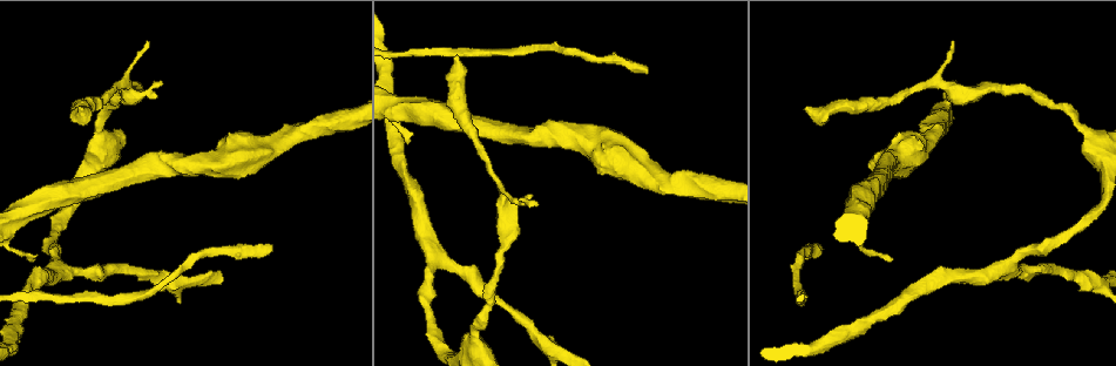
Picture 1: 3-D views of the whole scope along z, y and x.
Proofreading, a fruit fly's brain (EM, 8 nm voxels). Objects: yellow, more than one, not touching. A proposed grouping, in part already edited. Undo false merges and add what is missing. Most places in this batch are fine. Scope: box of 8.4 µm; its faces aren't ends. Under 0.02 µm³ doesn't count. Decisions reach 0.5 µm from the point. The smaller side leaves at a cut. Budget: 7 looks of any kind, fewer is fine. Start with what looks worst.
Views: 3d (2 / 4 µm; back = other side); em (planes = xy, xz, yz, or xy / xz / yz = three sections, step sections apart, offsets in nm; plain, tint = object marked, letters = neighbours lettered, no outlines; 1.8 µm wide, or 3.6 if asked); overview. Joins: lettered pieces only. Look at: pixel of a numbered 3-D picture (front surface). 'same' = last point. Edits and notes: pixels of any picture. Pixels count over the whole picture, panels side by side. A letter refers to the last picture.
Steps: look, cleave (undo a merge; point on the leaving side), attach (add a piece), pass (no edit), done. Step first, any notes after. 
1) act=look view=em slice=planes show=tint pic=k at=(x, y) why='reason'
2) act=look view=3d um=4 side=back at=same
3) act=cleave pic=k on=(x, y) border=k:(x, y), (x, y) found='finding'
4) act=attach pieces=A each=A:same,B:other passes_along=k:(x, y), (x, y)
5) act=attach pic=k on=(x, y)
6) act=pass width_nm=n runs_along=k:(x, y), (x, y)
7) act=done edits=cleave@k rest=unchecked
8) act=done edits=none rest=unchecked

act=look view=em slice=planes show=letters pic=1 at=(645, 73) why='branch stops here'

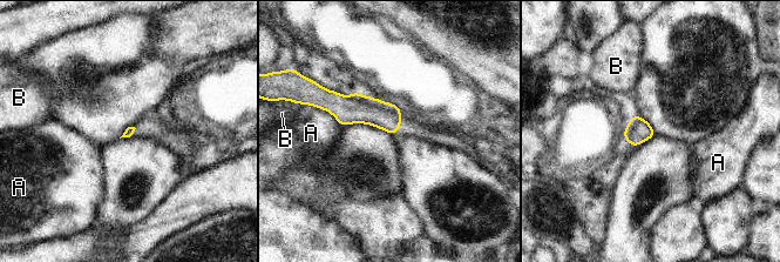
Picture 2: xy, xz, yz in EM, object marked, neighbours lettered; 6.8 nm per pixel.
act=pass longest_contact=A:260nm each=A:other,B:other found='no lettered piece goes on from it'

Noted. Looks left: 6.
act=look view=3d um=2 pic=1 at=(807, 107) why='end of a long branch'

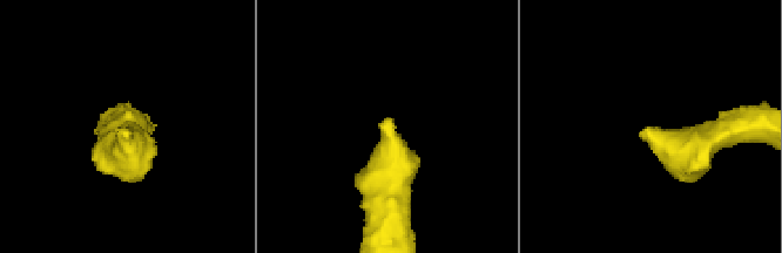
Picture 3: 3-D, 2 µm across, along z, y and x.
act=look view=em slice=yz step=4 show=tint pic=3 at=(643, 131)

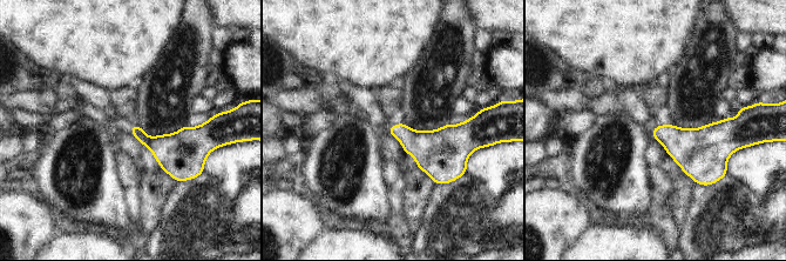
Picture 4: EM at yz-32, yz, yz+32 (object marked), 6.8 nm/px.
act=look view=em slice=planes show=letters at=same why='cut it another way'

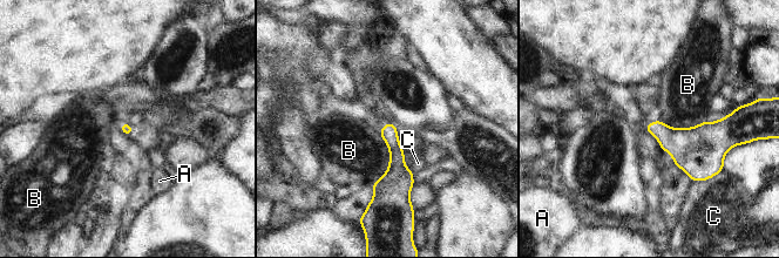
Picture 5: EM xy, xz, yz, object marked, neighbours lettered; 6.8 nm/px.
act=pass each=A:other,B:other,C:other border=5:(379, 130), (388, 168), (371, 184) found='no lettered piece goes on from it'

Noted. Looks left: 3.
act=look view=3d um=4 pic=1 at=(1005, 267) why='two arms in line, one across'

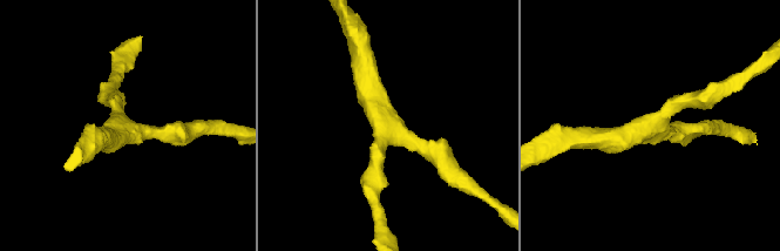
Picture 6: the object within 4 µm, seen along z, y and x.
act=look view=em slice=planes show=letters pic=6 at=(655, 124) why='need the tissue'

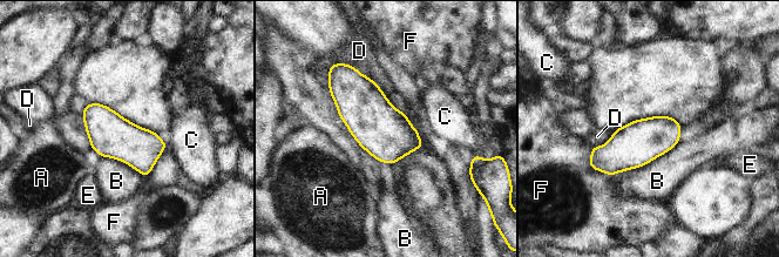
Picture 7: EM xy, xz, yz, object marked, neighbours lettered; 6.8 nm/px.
act=pass each=A:other,B:other,C:other,D:other,E:other,F:other border=7:(679, 140), (648, 163), (612, 176) found='continuous, no second neuron'

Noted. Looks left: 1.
act=done edits=none rest=unchecked

